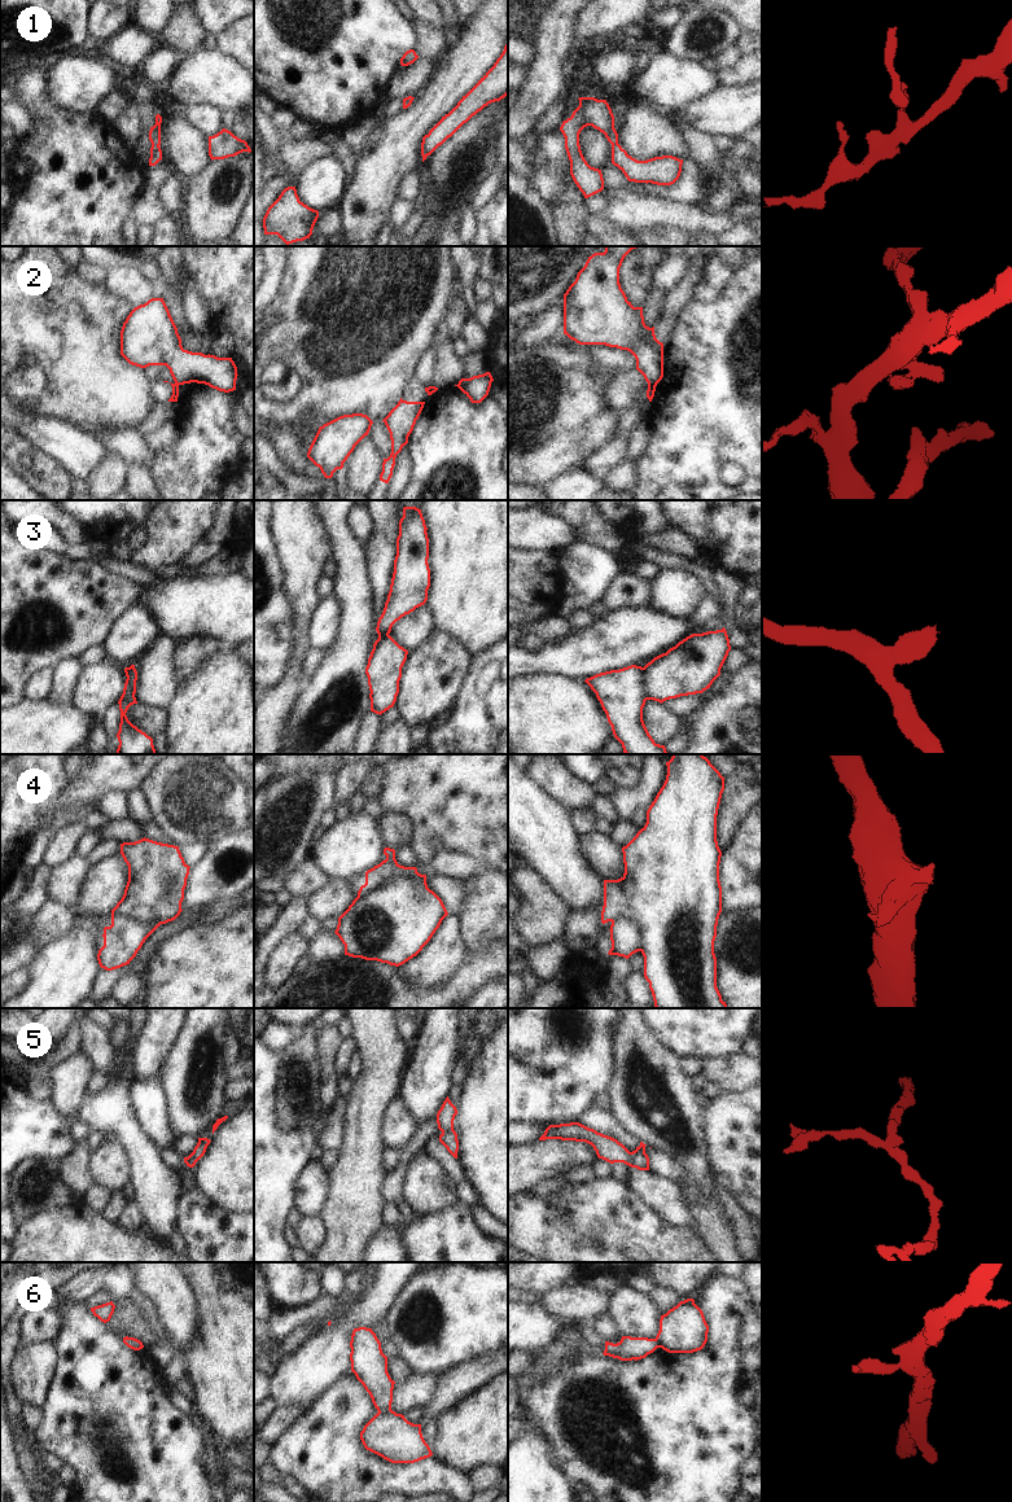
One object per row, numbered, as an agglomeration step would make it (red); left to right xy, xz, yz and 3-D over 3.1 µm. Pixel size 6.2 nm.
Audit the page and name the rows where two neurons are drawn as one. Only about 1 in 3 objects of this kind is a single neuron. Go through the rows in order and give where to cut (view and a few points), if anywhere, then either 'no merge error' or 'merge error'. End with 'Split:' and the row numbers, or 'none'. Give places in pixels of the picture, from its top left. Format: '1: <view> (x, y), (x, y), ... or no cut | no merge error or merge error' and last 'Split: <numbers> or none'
1: no cut | no merge error
2: yz (656, 382), (648, 385) | merge error
3: yz (642, 668), (644, 696), (647, 699) | merge error
4: xz (416, 870), (412, 874), (393, 874), (358, 897) | merge error
5: yz (630, 1152), (634, 1166) | merge error
6: xz (390, 1409), (379, 1411) | merge error
Split: 2, 3, 4, 5, 6

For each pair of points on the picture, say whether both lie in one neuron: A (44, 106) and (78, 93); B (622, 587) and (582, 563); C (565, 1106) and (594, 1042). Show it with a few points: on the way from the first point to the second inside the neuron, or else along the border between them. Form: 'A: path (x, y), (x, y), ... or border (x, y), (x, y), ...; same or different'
A: border (47, 73), (46, 95), (56, 104), (82, 114); different
B: border (620, 572), (601, 600); different
C: path (564, 1090), (564, 1072), (578, 1058); same

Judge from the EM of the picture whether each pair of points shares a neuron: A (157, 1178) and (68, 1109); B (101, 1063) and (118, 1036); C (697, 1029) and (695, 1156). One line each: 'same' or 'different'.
A: different
B: different
C: different

